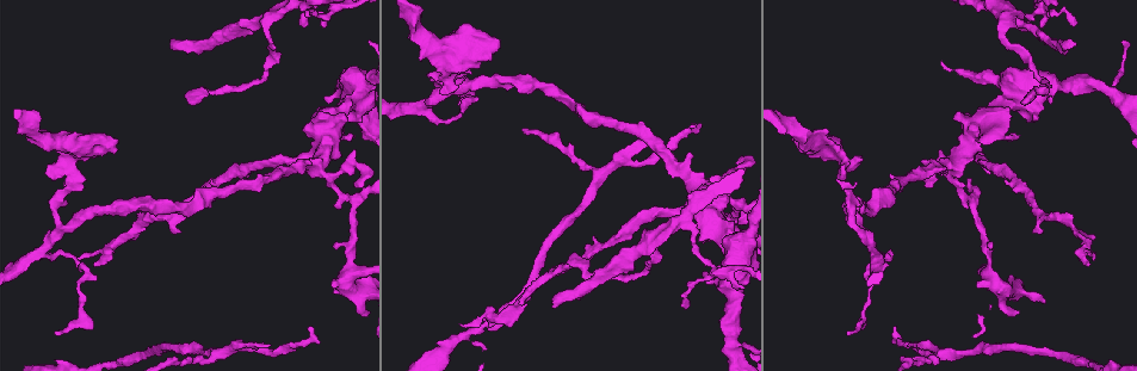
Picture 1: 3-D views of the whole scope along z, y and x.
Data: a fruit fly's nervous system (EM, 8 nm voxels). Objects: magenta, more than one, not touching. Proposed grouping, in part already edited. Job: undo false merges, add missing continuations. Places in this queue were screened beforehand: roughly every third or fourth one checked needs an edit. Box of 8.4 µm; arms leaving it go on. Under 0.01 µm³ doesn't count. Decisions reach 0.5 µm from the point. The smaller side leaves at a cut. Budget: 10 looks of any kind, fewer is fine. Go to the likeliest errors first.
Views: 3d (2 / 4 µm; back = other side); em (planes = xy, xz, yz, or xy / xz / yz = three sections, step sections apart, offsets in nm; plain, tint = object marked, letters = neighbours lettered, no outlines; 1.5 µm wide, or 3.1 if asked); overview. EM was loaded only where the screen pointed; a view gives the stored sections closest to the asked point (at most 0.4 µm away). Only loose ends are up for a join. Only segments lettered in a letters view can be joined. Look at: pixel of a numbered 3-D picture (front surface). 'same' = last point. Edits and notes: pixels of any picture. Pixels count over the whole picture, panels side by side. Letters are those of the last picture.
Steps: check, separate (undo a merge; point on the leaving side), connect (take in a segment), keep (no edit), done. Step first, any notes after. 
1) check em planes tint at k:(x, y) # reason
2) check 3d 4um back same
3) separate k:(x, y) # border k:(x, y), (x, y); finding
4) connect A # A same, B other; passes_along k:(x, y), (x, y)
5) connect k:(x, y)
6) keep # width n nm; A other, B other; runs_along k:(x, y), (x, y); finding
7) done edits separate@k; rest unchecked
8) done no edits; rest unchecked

check 3d 4um back at 1:(693, 125) # an open end

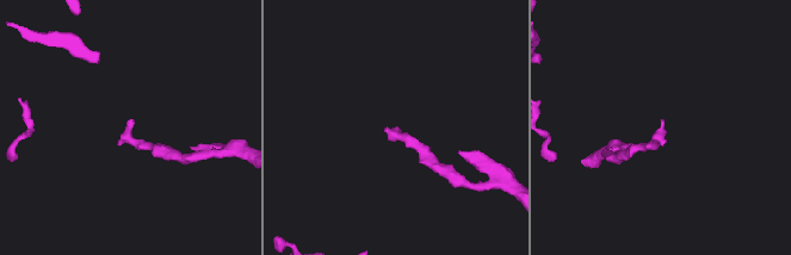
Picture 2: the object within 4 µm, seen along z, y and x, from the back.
check em planes letters at 2:(399, 130) # shape alone is not enough

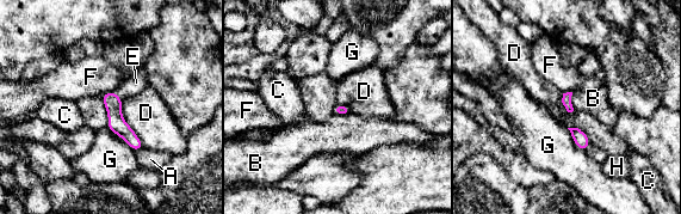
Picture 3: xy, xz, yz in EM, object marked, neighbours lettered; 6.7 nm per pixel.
connect E # A other, B other, C other, D other, E same, F other, G other, H other; passes_along 3:(112, 102), (116, 95), (136, 83); it goes on there

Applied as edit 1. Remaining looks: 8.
check overview

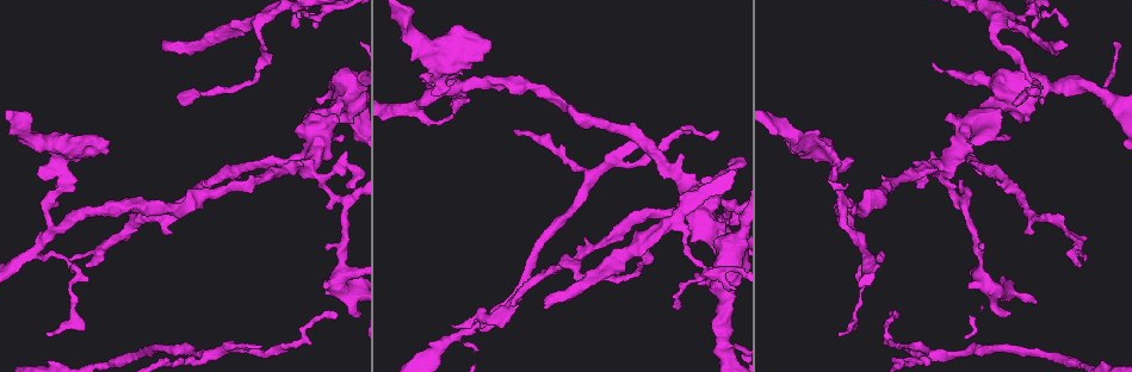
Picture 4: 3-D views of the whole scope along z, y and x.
check em planes letters at 4:(412, 58) # branch stops here

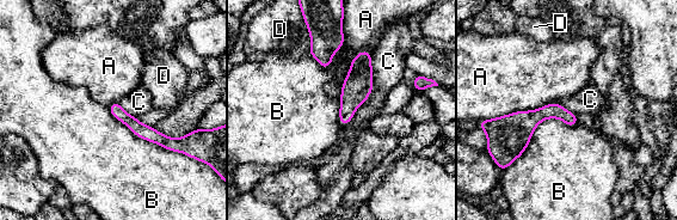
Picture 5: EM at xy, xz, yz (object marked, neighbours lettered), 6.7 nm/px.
keep # longest_contact B 600 nm; A other, B other, C other, D other; border 5:(106, 107), (137, 136), (183, 153); no lettered segment goes on from it

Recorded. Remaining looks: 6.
check 3d 2um at 4:(309, 14)

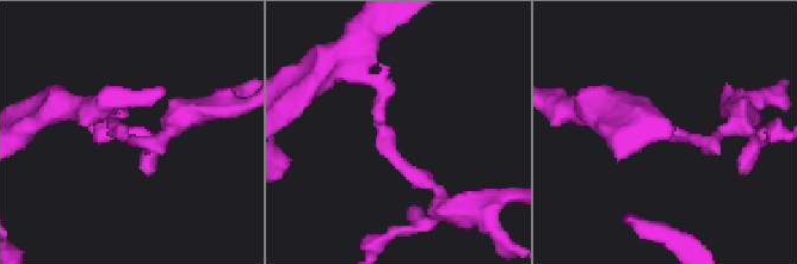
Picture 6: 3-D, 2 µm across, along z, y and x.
check em xz step 8 letters at 6:(406, 161) # shape alone is not enough

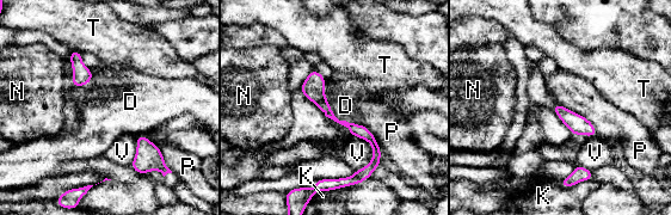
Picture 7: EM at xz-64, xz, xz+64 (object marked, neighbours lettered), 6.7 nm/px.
keep # width 120 nm; D other, K other, N other, P other, T other, V other; border 7:(556, 100), (583, 115), (597, 133); one neuron here

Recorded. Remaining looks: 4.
check em planes tint at 4:(1037, 302) # branch stops here

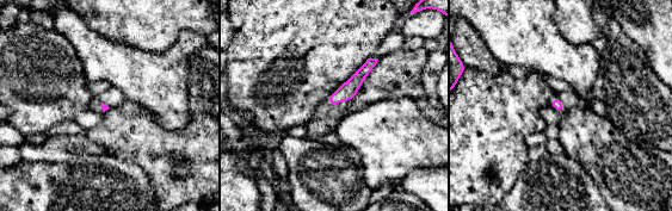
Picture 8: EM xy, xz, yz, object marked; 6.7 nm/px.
check em planes letters same

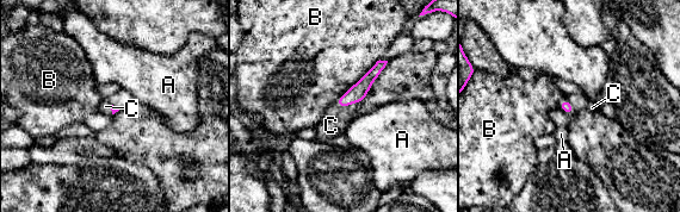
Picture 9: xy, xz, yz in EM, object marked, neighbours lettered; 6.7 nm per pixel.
connect C # A other, B other, C same; passes_along 9:(356, 93), (338, 105), (331, 125); the neuron continues

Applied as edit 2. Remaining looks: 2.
done edits connect@3, connect@9; rest unchecked

